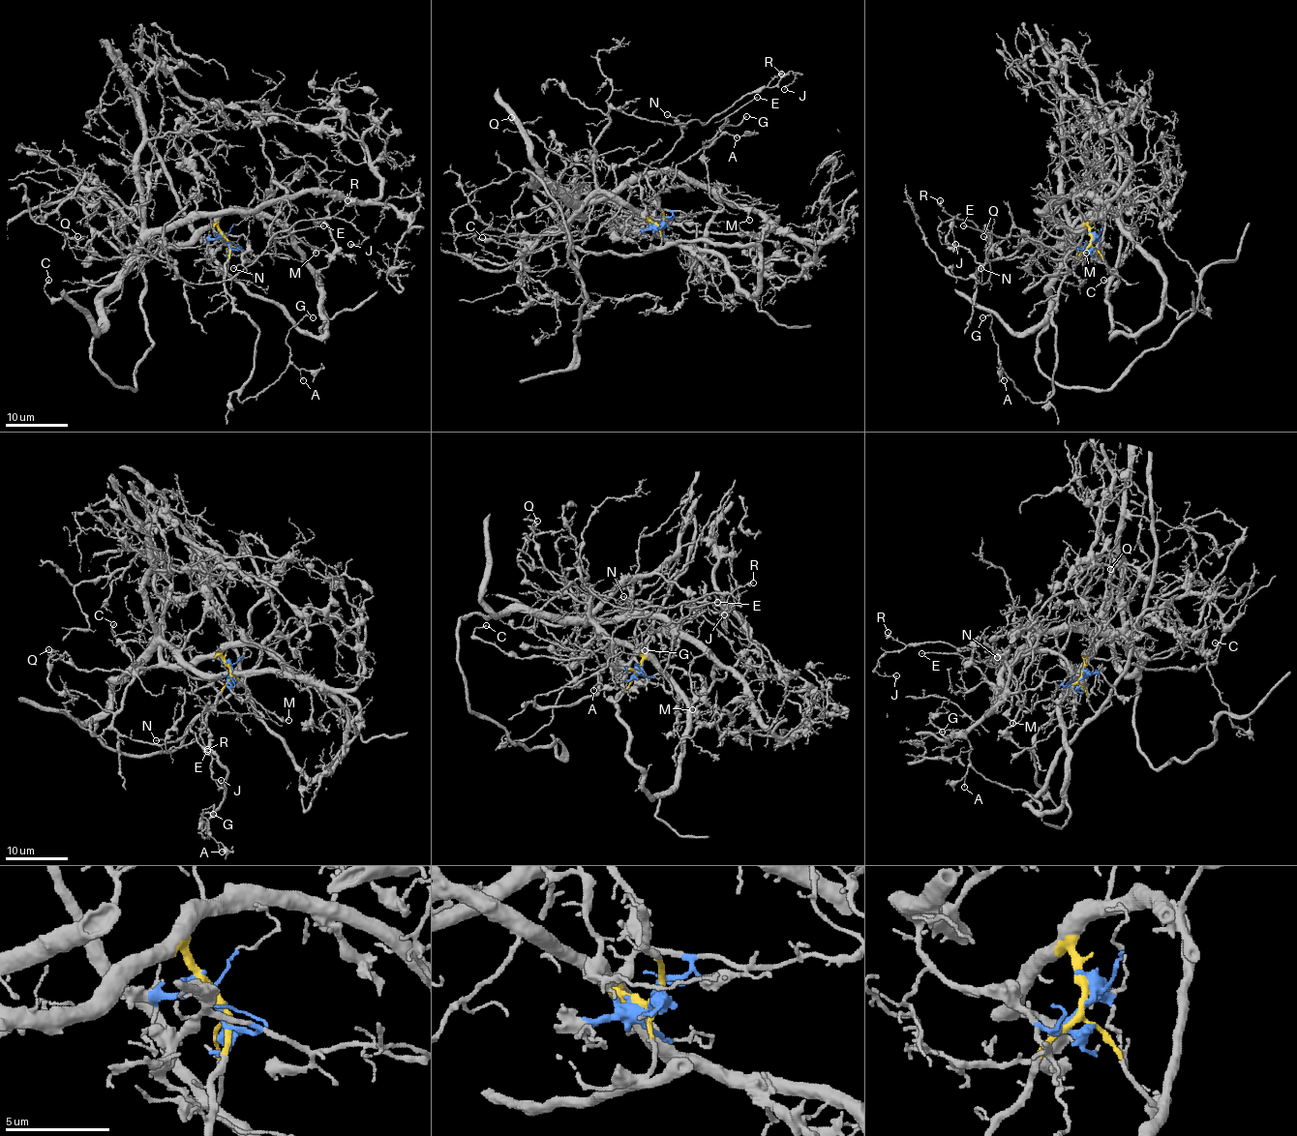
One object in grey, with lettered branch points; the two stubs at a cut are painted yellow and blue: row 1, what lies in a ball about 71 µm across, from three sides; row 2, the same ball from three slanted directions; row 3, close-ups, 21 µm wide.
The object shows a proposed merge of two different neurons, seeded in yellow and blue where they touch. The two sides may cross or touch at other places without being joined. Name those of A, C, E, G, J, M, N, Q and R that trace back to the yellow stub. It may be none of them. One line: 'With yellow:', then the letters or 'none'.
With yellow: A, C, G, J, Q, R

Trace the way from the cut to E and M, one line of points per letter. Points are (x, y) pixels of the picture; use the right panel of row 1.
E: (1091, 242), (1073, 257), (1032, 240), (1017, 227), (1007, 237), (997, 237), (963, 226)
M: (1091, 242), (1080, 250), (1052, 235), (1038, 212), (1055, 199), (1050, 214), (1078, 251), (1086, 253)

